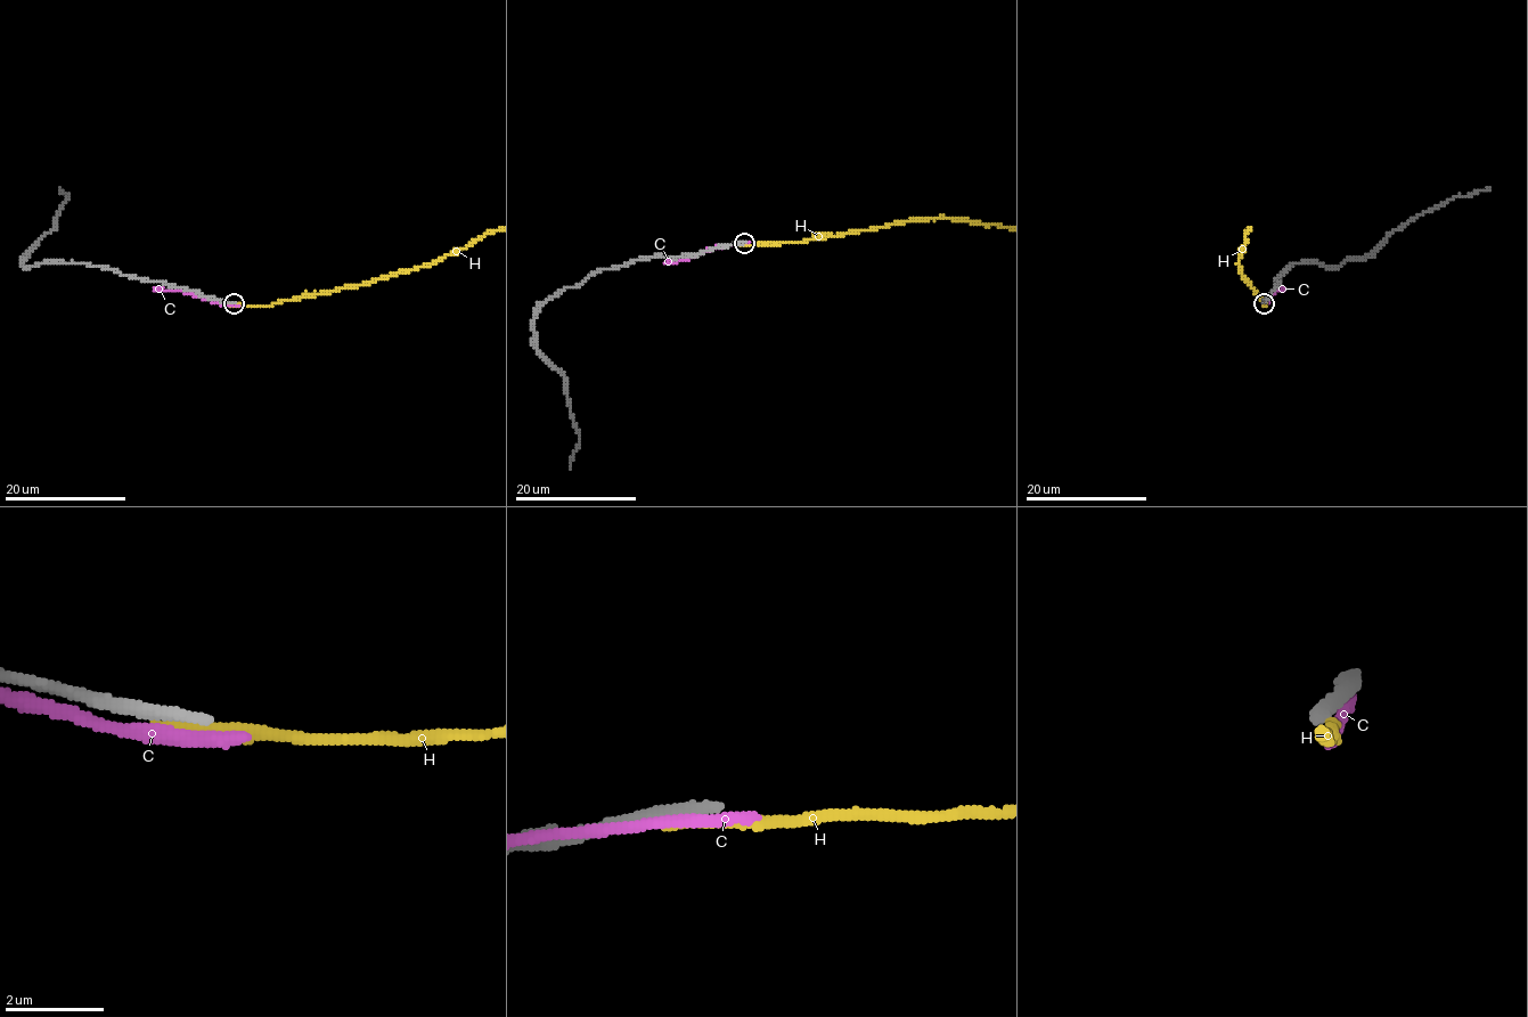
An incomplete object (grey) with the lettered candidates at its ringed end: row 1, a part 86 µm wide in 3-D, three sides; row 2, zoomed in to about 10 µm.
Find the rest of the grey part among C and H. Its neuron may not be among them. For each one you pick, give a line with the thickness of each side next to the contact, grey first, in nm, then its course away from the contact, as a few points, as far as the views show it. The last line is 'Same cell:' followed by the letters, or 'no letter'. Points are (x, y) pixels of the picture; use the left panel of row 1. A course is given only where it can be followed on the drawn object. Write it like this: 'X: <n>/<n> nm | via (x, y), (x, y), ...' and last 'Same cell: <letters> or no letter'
Same cell: no letter

